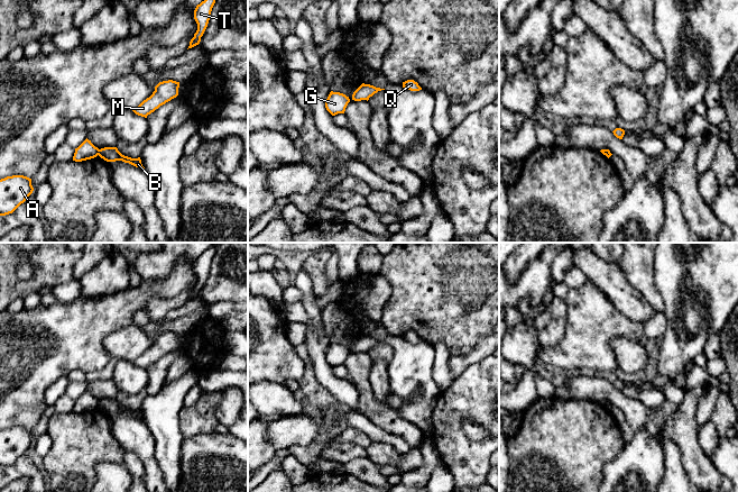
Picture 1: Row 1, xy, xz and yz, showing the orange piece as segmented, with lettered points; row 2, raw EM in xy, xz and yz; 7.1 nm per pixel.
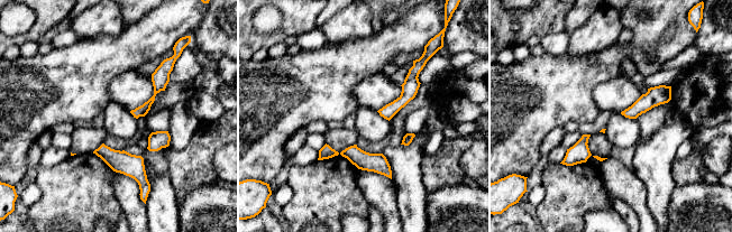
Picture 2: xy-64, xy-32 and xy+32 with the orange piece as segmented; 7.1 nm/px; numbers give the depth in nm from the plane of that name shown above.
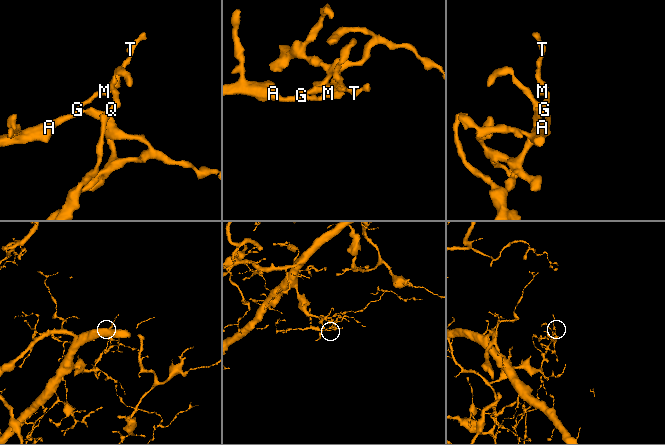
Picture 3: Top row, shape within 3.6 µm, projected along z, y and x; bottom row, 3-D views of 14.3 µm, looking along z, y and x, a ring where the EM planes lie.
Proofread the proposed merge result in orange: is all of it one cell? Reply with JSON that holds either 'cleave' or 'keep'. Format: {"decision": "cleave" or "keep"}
{"decision": "cleave"}

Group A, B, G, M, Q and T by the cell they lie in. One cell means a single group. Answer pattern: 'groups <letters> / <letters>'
groups A G M T / B Q

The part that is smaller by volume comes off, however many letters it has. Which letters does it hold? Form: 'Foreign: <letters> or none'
Foreign: A, G, M, T

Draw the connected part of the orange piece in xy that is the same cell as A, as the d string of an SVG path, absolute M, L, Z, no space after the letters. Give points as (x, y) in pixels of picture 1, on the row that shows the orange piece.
M12 175L0 180L0 216L12 213L33 193L31 179Z

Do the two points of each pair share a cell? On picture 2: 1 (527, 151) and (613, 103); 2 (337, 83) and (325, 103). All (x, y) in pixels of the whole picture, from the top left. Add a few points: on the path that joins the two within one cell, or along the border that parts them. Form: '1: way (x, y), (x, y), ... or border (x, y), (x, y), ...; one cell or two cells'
1: border (600, 83), (593, 91), (593, 101), (600, 111); two cells
2: way (332, 87), (325, 99); one cell

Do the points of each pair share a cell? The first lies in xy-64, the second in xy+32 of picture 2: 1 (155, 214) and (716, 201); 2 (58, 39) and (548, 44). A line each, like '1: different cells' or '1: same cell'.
1: different cells
2: same cell

